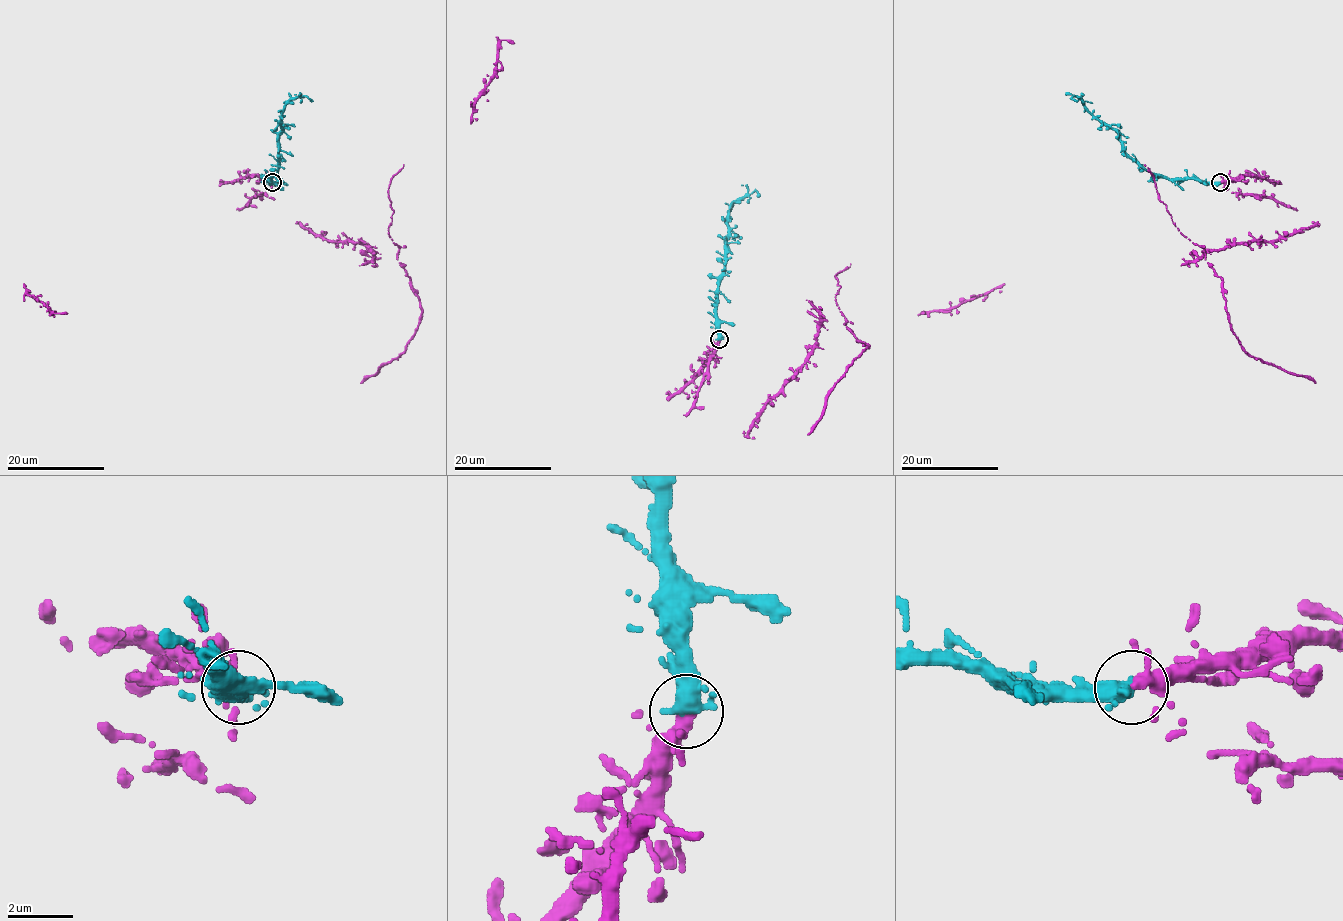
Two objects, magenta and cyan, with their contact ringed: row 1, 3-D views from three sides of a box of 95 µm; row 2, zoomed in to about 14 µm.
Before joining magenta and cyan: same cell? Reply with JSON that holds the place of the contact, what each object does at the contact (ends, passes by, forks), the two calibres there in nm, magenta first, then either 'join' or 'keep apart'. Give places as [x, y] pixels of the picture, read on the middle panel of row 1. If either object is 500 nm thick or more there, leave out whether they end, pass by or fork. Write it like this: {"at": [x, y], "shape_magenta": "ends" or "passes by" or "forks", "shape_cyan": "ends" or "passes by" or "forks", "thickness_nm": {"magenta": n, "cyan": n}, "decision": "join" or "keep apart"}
{"at": [719, 339], "shape_magenta": "forks", "shape_cyan": "passes by", "thickness_nm": {"magenta": 240, "cyan": 380}, "decision": "join"}

